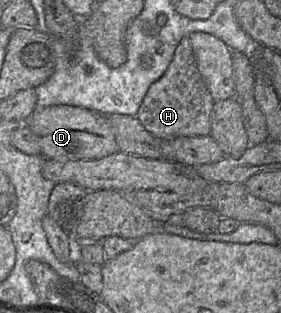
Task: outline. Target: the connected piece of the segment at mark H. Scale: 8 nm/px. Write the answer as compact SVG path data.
M188 37L178 43L163 75L148 88L137 111L142 126L158 139L180 136L204 136L210 133L210 112L214 104L200 72Z

